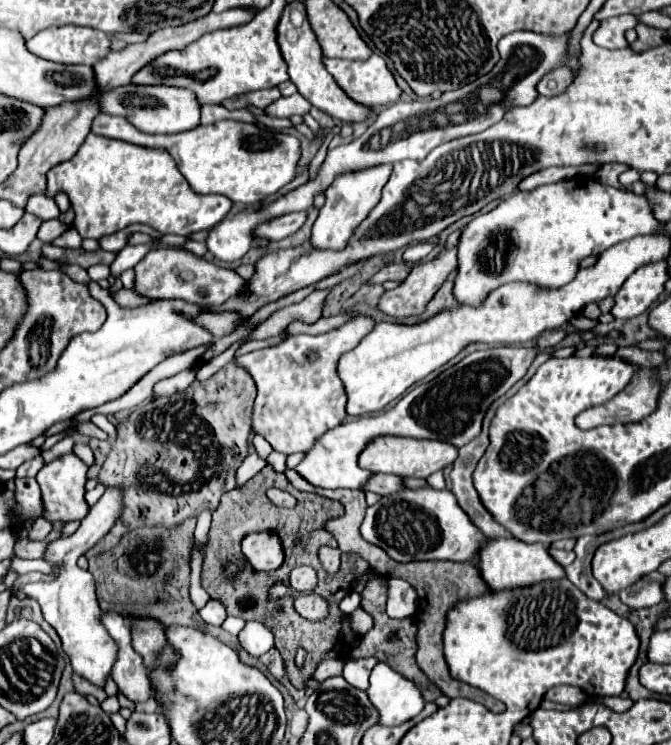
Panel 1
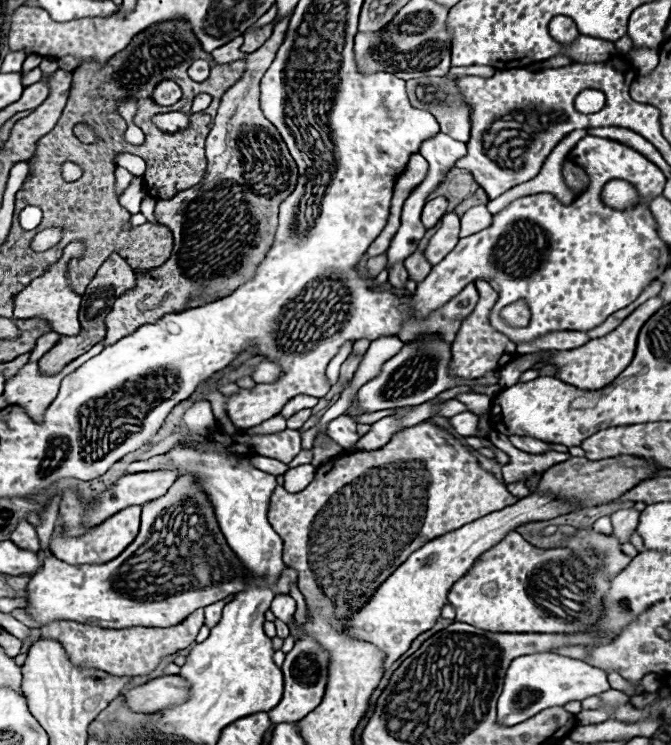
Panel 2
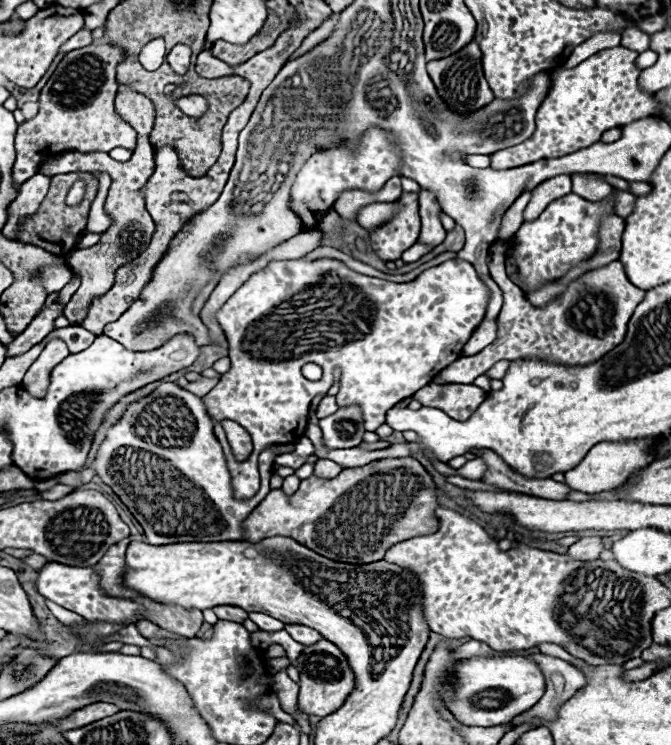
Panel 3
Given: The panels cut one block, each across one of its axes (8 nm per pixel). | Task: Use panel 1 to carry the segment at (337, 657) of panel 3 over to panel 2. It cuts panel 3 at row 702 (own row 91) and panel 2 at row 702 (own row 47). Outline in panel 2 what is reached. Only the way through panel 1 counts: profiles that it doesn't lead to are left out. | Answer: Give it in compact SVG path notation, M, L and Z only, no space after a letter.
M302 636L294 648L286 654L282 672L284 672L284 696L282 700L276 704L276 708L272 708L268 712L272 724L280 724L280 722L298 722L302 720L308 712L312 712L316 708L316 704L320 704L322 696L324 696L324 688L326 688L326 680L328 680L328 656L324 652L324 648L320 648L320 644L310 638L310 636Z

